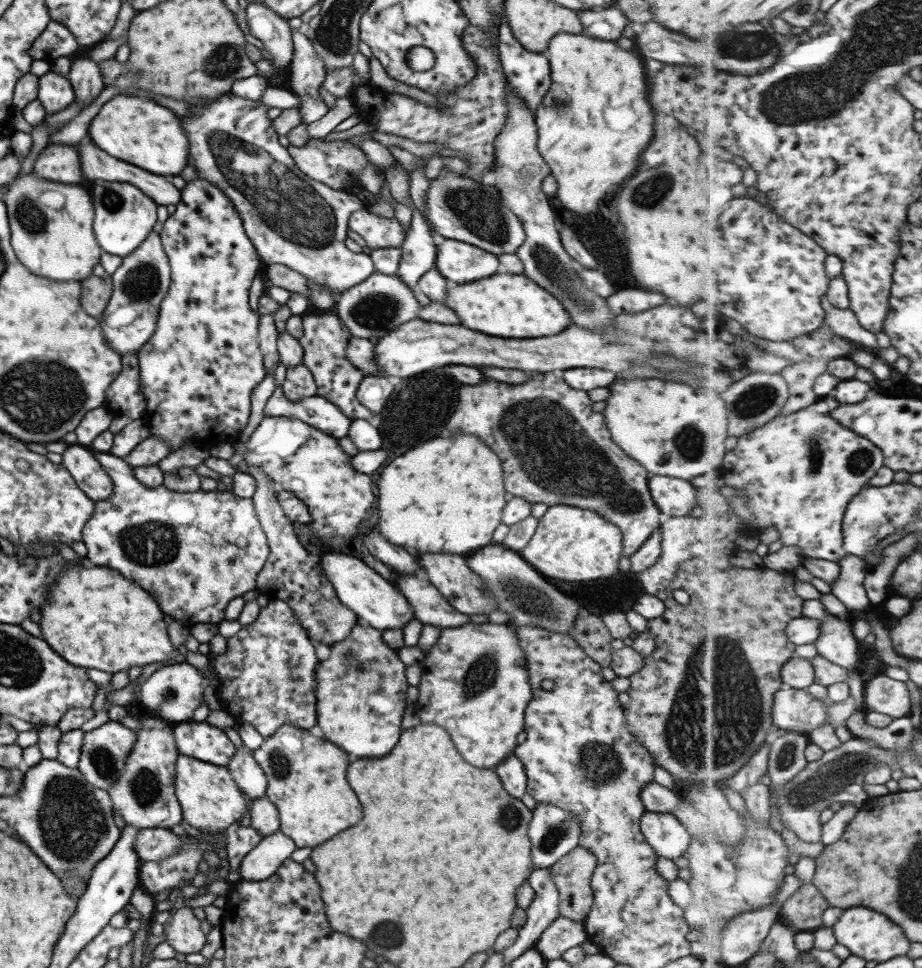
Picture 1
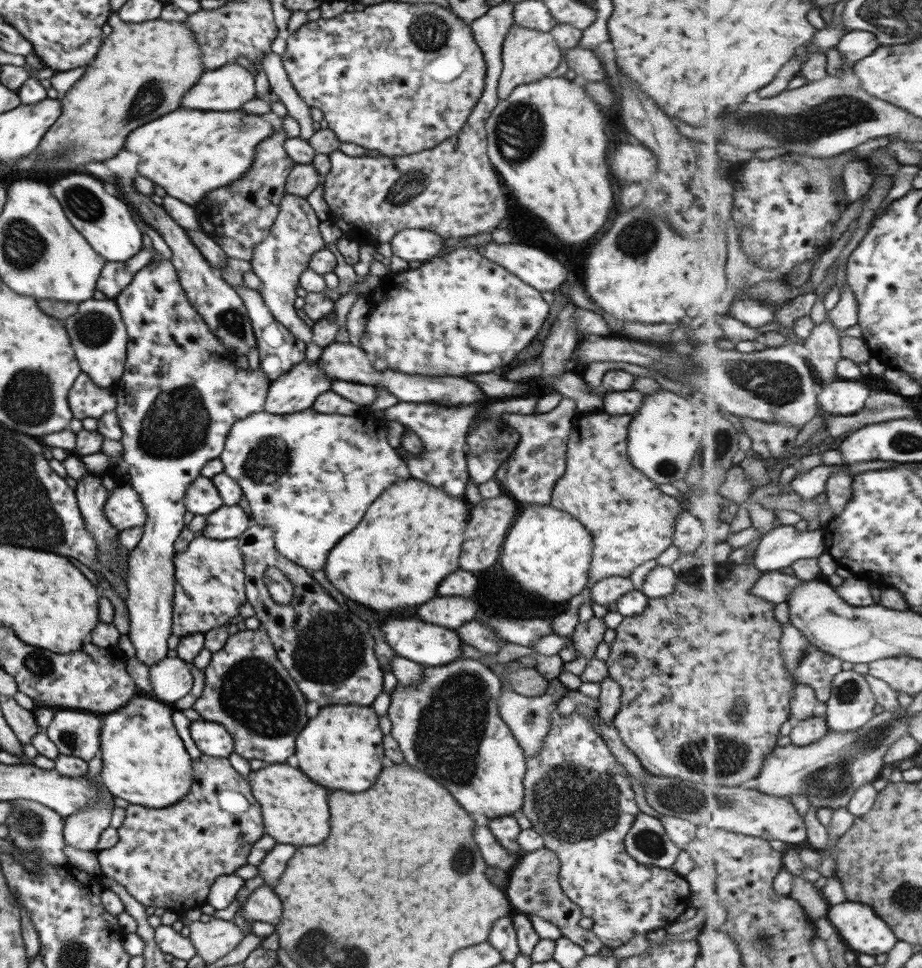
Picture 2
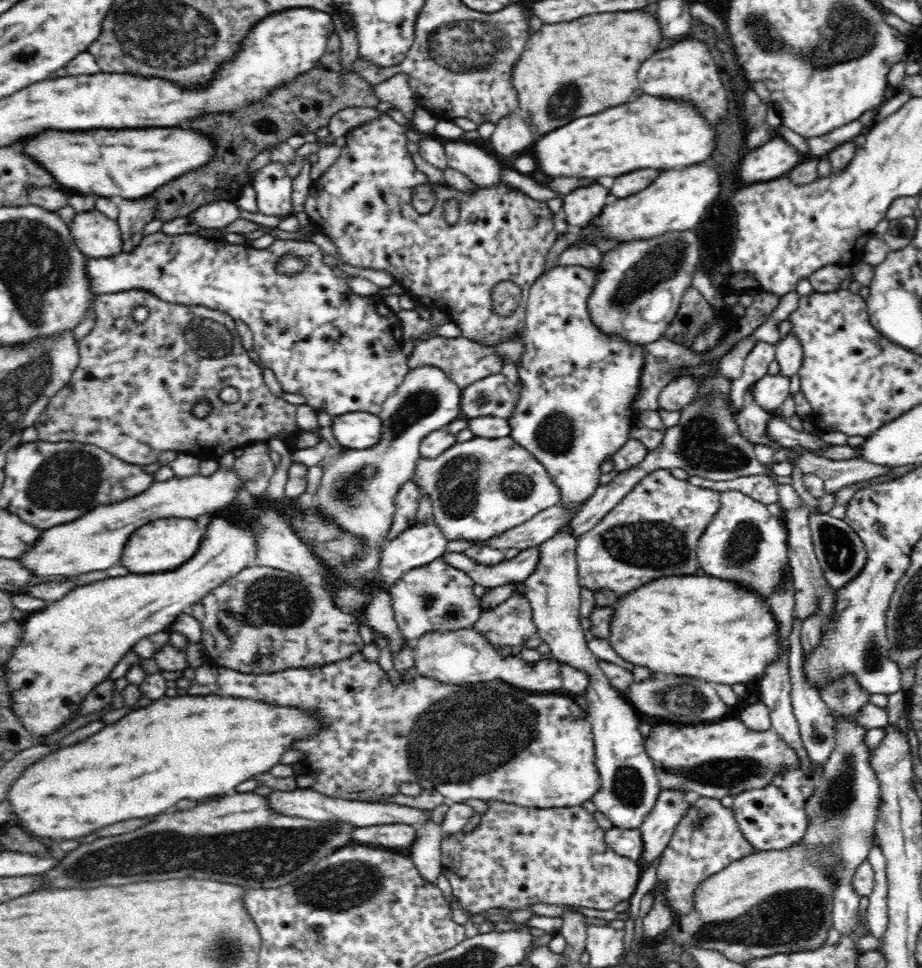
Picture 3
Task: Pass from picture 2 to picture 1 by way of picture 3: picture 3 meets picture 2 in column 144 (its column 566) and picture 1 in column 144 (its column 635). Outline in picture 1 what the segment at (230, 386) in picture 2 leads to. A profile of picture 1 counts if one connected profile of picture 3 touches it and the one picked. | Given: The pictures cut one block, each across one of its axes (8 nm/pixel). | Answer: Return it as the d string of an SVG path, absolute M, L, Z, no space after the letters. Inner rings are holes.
M196 178L187 182L181 190L182 198L176 205L176 211L165 220L164 226L159 233L162 247L170 262L171 281L170 288L166 293L162 303L160 303L160 314L156 331L150 340L140 347L138 351L138 368L140 368L139 388L146 398L146 410L142 419L145 420L150 430L150 437L158 438L162 442L168 442L172 450L178 450L184 444L197 445L200 448L214 447L220 443L230 442L234 445L239 438L239 434L246 428L250 416L250 396L252 391L264 380L267 371L264 368L263 356L259 347L260 314L250 308L248 294L252 280L259 274L264 266L257 251L254 249L250 238L245 233L242 217L234 207L234 203L226 196L226 193L214 185L207 183L204 178ZM142 709L140 728L135 732L136 743L126 757L118 781L106 790L112 800L113 812L120 814L125 824L145 828L171 828L180 824L182 808L176 798L176 761L178 749L173 735L173 724Z

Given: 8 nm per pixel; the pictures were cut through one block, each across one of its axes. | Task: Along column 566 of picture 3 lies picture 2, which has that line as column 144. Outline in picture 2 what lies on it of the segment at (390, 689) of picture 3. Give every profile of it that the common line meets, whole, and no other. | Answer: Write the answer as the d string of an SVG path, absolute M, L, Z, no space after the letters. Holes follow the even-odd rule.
M147 696L132 698L128 704L119 707L118 710L101 715L103 722L100 729L100 754L103 765L100 776L112 796L124 798L130 804L160 809L181 802L190 792L193 783L193 758L188 754L175 728L173 711L174 707L171 704Z

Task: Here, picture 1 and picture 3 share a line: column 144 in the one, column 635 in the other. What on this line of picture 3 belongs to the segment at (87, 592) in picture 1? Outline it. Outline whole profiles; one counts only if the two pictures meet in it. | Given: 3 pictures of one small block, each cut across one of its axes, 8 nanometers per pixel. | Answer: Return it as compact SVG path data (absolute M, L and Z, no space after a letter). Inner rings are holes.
M674 576L654 580L626 598L618 598L616 614L608 636L610 646L620 658L636 666L646 666L654 674L690 676L711 683L746 684L759 680L769 665L781 654L778 639L779 623L768 604L752 590L746 590L730 580L714 576Z

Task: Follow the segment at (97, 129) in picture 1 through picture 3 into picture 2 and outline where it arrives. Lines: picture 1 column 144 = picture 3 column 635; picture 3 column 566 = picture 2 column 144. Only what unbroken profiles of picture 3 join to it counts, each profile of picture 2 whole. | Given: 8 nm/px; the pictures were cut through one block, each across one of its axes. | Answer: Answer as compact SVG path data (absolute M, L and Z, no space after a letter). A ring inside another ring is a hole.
M178 108L166 116L160 116L158 120L152 120L126 138L126 148L134 154L138 154L138 172L164 188L170 196L182 200L186 204L195 206L203 196L210 191L232 184L234 180L240 180L250 168L252 168L256 146L270 138L276 132L262 116L245 114L241 109L228 111L210 111L202 109L188 110Z

